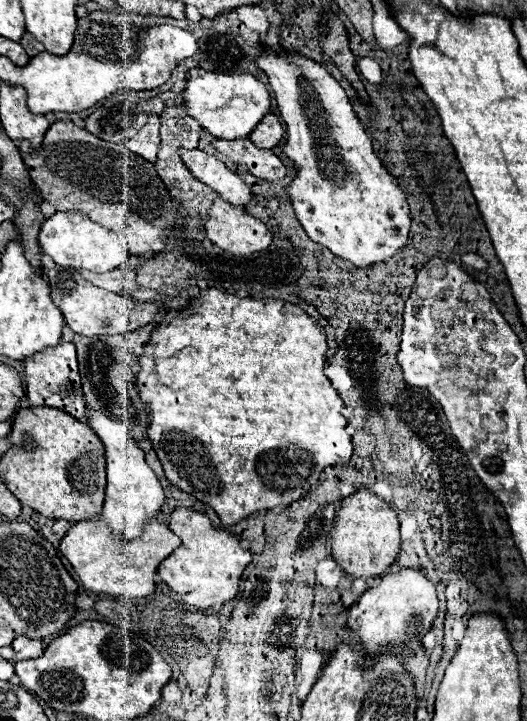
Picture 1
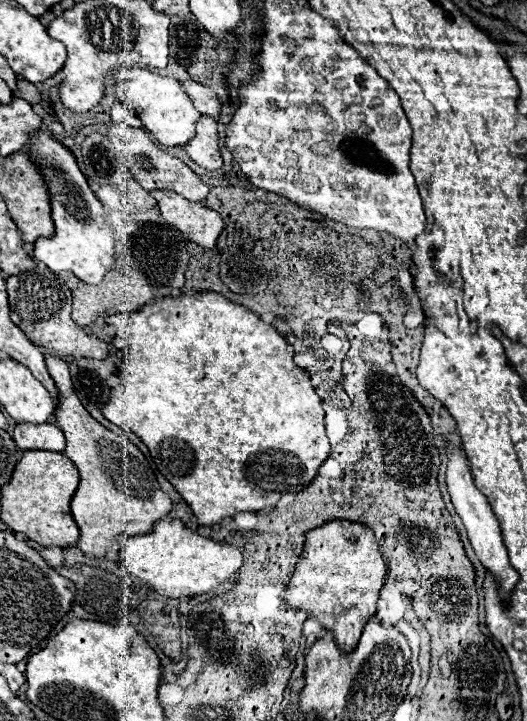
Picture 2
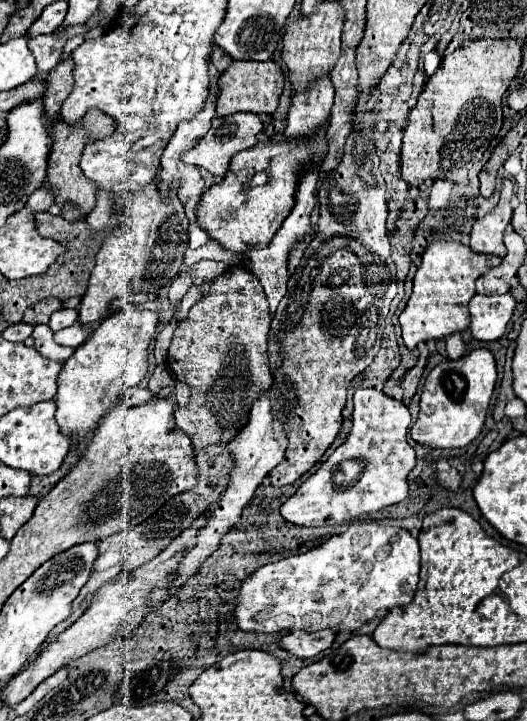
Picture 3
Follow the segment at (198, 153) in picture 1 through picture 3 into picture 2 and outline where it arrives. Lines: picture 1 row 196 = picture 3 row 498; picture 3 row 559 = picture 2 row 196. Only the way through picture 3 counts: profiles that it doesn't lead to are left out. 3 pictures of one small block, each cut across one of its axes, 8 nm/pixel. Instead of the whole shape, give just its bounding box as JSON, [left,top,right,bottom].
[110,124,208,202]

